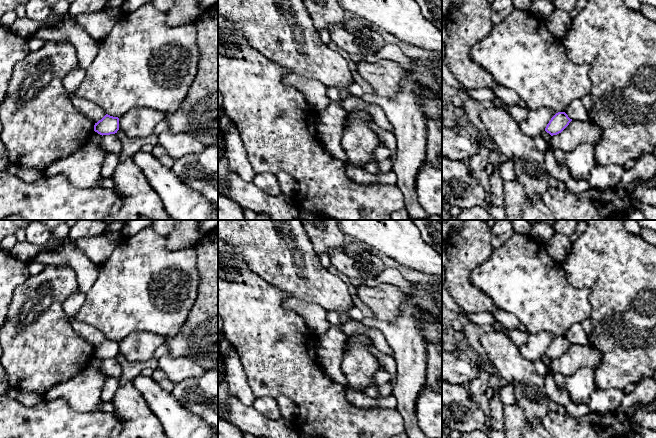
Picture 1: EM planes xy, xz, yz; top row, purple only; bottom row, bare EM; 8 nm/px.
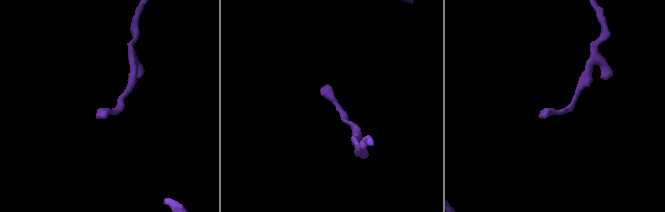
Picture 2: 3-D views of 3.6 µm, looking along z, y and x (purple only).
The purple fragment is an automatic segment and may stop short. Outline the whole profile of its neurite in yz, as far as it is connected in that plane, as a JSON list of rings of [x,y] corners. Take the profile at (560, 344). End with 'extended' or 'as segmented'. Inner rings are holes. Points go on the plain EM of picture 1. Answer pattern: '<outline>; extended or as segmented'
[[[558,336],[551,342],[545,355],[551,360],[557,359],[561,357],[571,345],[572,343],[570,343],[565,336]]]; as segmented

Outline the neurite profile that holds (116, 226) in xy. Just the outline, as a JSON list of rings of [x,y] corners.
[[[115,220],[114,222],[109,224],[105,233],[108,232],[120,232],[122,228],[127,224],[129,220]]]

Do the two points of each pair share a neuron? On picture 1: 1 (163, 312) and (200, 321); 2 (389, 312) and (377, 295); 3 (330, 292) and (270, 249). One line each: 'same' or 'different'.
1: different
2: same
3: same

